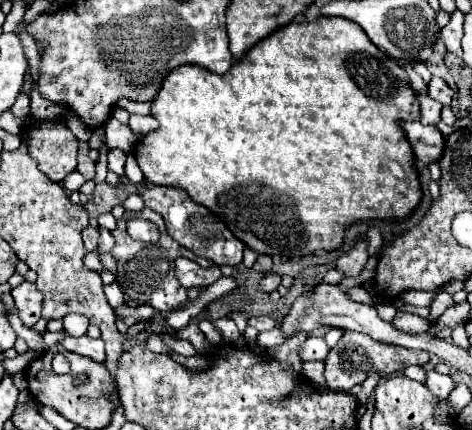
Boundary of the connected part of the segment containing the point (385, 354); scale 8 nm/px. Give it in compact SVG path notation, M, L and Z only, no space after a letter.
M344 332L340 342L326 356L326 364L324 364L326 372L324 372L324 376L326 376L326 382L328 382L330 388L348 390L348 388L354 388L354 386L362 384L374 372L378 372L380 376L390 376L390 374L402 372L410 364L424 366L424 364L428 364L428 360L430 360L428 352L408 350L408 348L402 348L402 346L380 344L380 342L372 340L368 334L362 334L362 332Z

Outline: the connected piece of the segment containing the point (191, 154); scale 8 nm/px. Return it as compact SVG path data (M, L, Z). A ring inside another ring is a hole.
M316 18L312 22L290 22L288 26L276 30L268 38L260 40L242 62L236 62L228 74L212 74L200 66L180 66L170 72L158 92L158 98L152 102L152 116L160 122L160 128L152 134L146 134L134 148L134 156L144 172L144 178L156 186L174 186L182 188L212 210L226 226L232 230L236 238L240 238L248 248L258 254L278 254L286 258L304 258L316 254L318 250L338 250L344 242L344 232L352 224L370 222L370 220L406 220L418 208L422 200L422 186L418 180L418 170L412 162L412 146L404 138L404 130L400 122L420 120L420 104L418 94L412 90L408 74L400 68L388 54L372 46L370 38L356 26L344 18Z

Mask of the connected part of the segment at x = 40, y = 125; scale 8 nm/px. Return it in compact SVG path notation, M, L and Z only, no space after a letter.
M36 120L36 124L30 126L28 152L38 162L40 170L44 174L48 174L48 178L52 178L54 182L62 182L64 176L68 176L70 172L76 170L76 148L78 148L76 136L64 124L60 124L60 122Z

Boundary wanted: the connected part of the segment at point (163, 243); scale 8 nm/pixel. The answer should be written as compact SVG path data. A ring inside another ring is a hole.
M144 208L140 212L124 212L124 216L118 220L118 228L112 232L112 236L116 240L116 246L110 252L116 258L116 282L122 286L124 294L128 296L128 300L132 304L134 302L144 302L144 304L150 304L152 308L160 310L162 314L178 310L186 302L186 288L182 288L178 278L174 276L174 260L176 258L180 258L180 256L192 258L202 268L210 268L214 264L208 258L200 258L200 256L192 254L190 250L182 248L178 242L174 242L174 238L166 232L164 220L156 212L152 212L148 208ZM132 218L144 218L144 220L154 222L156 228L160 230L160 240L154 242L154 244L152 242L136 242L136 240L132 240L128 236L128 232L126 232L126 222L132 220Z

